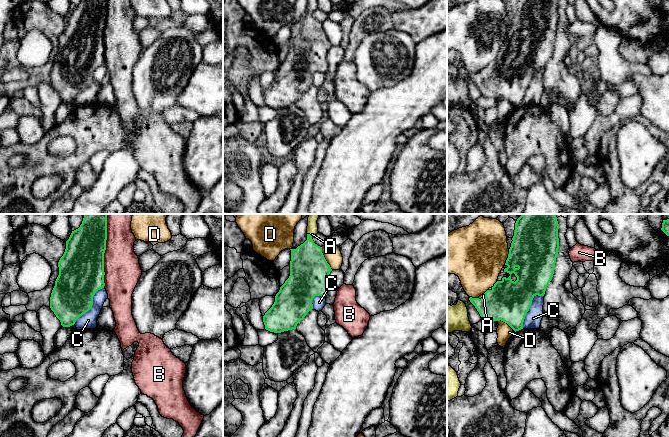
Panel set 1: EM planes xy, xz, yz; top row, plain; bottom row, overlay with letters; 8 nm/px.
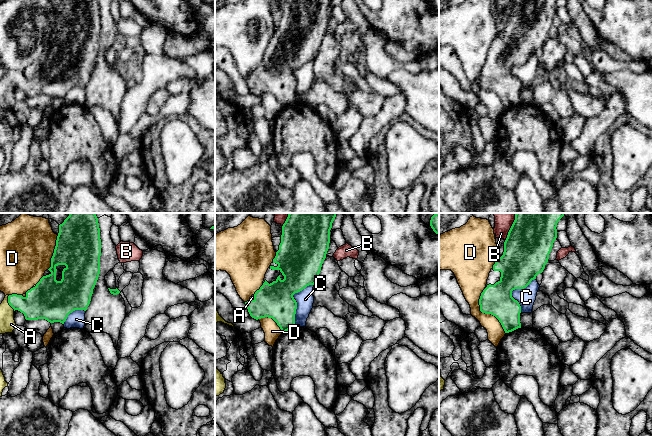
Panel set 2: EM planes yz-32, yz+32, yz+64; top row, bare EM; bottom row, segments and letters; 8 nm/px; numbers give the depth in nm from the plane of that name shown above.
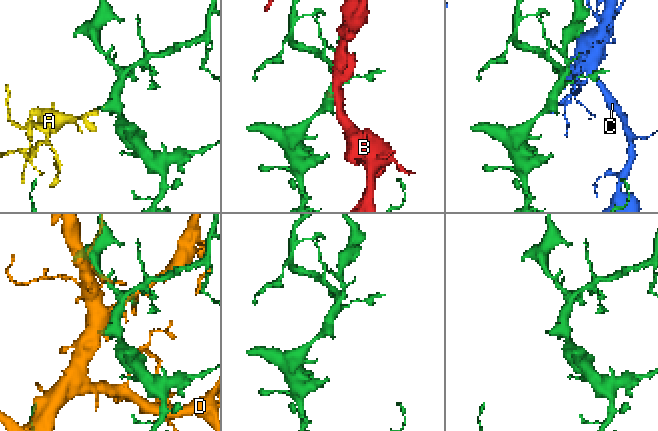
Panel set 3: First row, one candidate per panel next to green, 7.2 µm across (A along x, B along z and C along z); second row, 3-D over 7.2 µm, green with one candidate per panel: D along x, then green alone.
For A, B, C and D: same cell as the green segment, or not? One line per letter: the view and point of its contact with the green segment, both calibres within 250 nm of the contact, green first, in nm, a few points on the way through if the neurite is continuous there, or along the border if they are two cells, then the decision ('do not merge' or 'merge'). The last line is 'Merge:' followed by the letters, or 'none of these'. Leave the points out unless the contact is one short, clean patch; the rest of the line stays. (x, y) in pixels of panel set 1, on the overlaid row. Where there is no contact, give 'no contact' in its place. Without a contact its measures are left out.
A: contact xz (309, 234); calibres 300 and 90 nm; way xz (308, 265), (309, 234), (312, 228); merge
B: contact xy (104, 251); calibres 360 and 280 nm; do not merge
C: contact xy (91, 306); calibres 360 and 130 nm; do not merge
D: contact xz (324, 258); calibres 320 and 140 nm; do not merge
Merge: A

